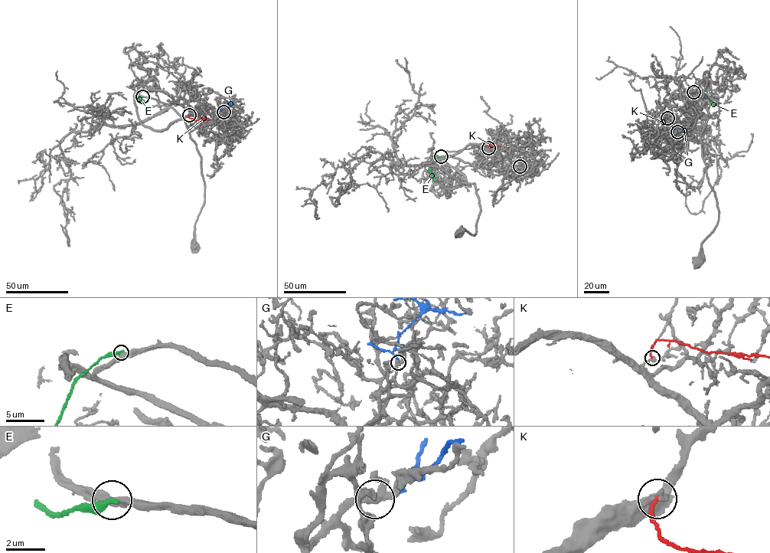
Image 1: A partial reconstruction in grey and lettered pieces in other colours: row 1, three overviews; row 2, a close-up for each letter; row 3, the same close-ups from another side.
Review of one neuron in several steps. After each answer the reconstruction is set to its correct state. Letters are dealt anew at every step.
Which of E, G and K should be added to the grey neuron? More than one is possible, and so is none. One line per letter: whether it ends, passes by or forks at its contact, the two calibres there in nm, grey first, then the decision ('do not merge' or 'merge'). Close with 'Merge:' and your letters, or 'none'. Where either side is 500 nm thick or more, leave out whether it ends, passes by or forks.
E: it ends there; 340 nm thick on the grey side, 360 nm on the other; do not merge
G: it ends there; 360 nm thick on the grey side, 130 nm on the other; do not merge
K: it ends there; 320 nm thick on the grey side, 150 nm on the other; do not merge
Merge: none

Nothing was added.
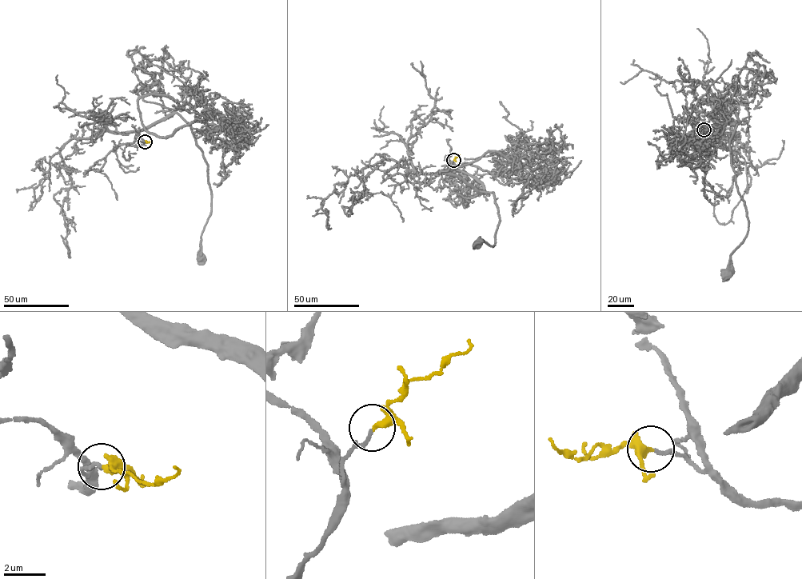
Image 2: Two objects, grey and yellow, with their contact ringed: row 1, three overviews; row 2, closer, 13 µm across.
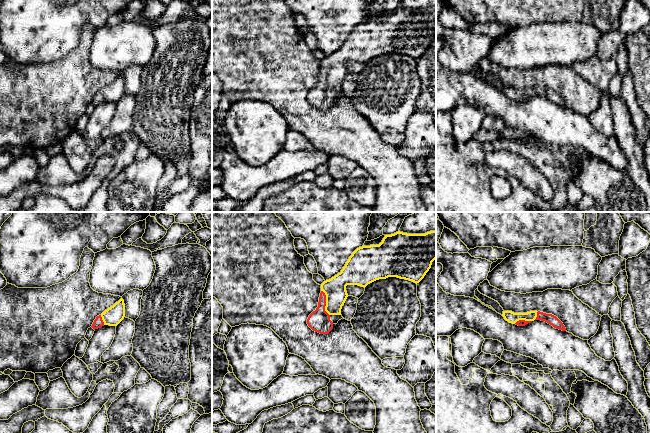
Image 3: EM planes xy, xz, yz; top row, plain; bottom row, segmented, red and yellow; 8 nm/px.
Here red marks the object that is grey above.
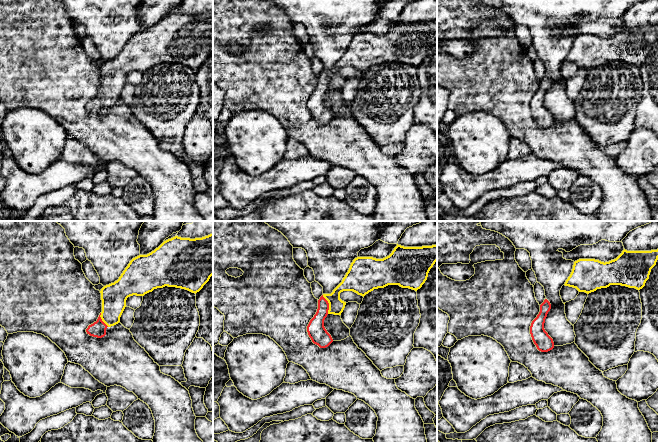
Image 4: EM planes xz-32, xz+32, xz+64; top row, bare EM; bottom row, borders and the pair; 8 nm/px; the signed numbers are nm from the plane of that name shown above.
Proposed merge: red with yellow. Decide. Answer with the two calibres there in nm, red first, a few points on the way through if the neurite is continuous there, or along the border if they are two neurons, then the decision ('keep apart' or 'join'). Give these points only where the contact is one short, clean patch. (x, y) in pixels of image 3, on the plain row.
180/180 nm | across xz (319, 97), (325, 85), (325, 79), (333, 71), (335, 64) | join

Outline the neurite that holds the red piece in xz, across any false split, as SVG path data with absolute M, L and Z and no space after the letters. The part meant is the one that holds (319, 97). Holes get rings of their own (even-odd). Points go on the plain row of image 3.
M436 6L425 10L396 8L385 11L379 21L357 24L340 49L321 60L318 83L308 95L308 102L320 110L333 104L331 91L341 91L348 70L347 61L366 63L388 53L419 59L436 35Z

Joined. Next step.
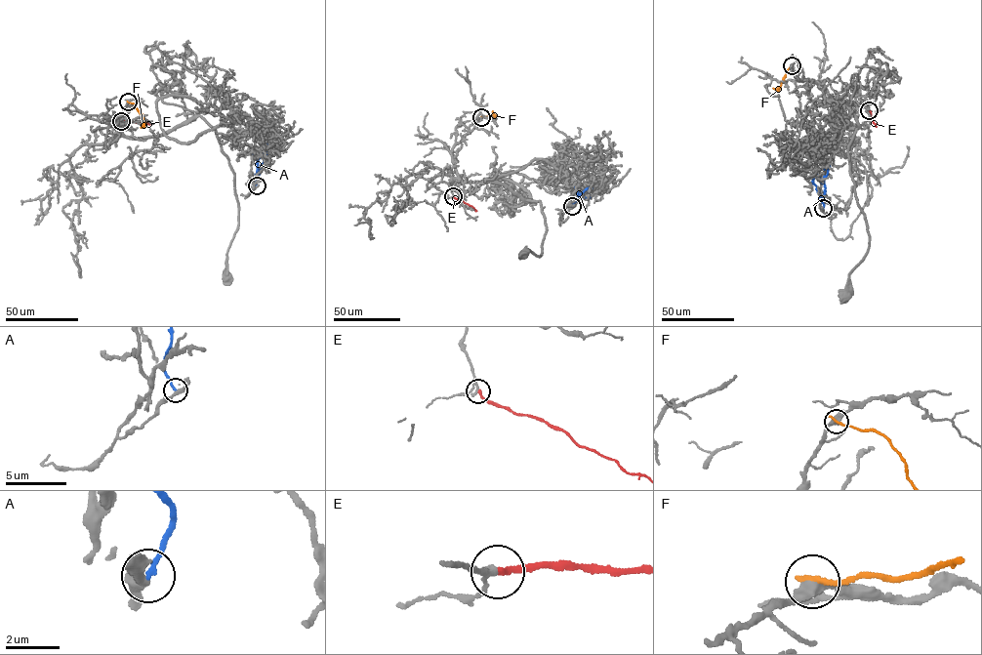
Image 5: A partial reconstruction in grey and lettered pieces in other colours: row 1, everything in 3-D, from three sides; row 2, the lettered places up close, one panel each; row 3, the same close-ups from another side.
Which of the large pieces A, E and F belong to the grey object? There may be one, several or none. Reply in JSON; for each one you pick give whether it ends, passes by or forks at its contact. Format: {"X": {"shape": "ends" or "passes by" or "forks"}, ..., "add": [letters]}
{"add": []}

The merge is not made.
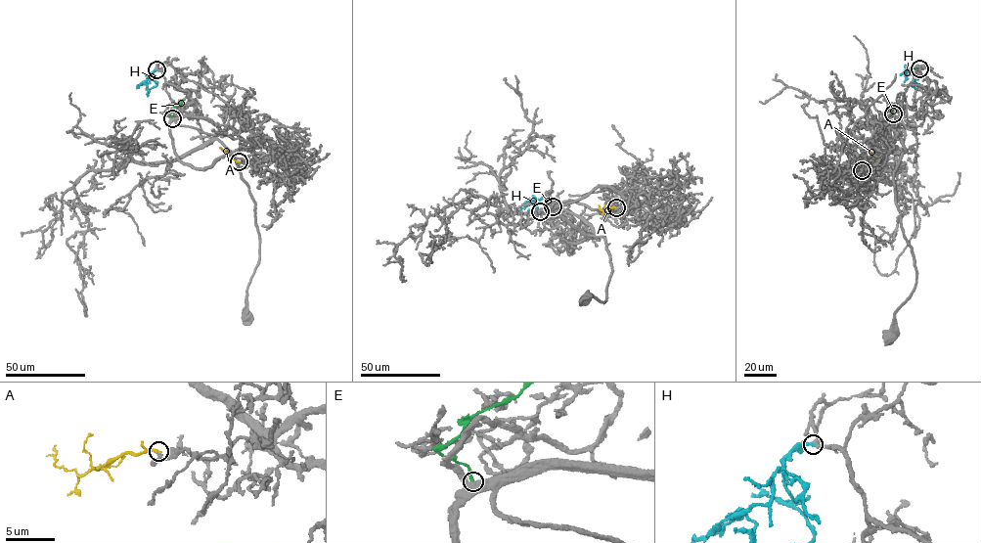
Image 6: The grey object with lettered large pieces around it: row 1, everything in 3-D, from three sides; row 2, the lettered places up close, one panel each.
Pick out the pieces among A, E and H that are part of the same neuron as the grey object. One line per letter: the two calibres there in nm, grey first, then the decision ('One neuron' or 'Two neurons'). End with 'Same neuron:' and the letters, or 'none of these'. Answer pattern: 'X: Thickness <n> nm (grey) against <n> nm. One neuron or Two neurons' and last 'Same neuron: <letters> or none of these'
A: Thickness 180 nm (grey) against 200 nm. Two neurons
E: Thickness 500 nm (grey) against 240 nm. Two neurons
H: Thickness 280 nm (grey) against 240 nm. One neuron
Same neuron: H

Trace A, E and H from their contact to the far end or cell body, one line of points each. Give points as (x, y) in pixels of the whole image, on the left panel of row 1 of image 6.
A: (240, 162), (219, 147)
E: (172, 118), (166, 113), (182, 101)
H: (156, 69), (152, 75), (156, 85), (149, 90), (147, 96)

